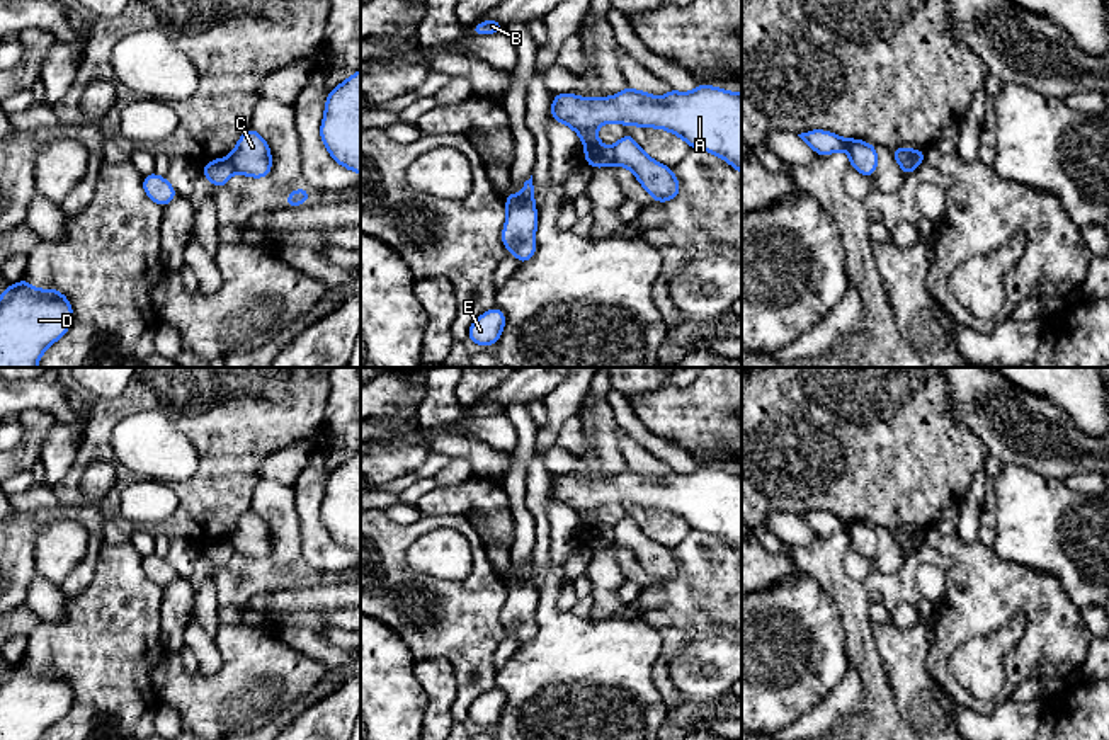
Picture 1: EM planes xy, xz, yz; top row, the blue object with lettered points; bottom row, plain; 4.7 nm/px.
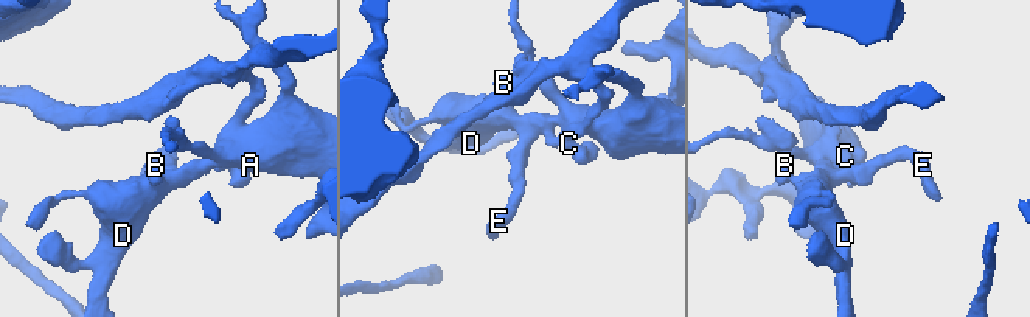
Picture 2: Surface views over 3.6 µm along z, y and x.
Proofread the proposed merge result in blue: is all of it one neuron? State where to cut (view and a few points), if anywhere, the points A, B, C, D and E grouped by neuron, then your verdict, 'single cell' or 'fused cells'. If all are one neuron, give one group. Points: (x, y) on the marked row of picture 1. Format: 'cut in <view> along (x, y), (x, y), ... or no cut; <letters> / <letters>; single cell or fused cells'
cut in xz along (606, 150), (613, 162); A B D E / C; fused cells

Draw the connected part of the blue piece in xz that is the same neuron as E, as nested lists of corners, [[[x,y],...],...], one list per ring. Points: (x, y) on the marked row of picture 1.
[[[495,306],[480,315],[469,327],[468,339],[481,347],[497,344],[505,327],[505,313]]]

